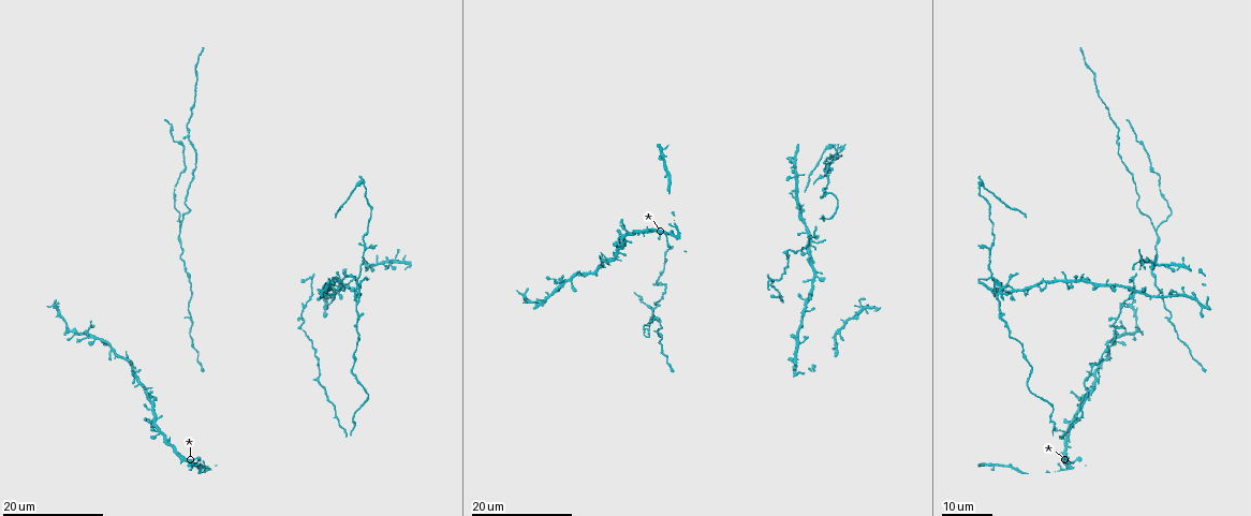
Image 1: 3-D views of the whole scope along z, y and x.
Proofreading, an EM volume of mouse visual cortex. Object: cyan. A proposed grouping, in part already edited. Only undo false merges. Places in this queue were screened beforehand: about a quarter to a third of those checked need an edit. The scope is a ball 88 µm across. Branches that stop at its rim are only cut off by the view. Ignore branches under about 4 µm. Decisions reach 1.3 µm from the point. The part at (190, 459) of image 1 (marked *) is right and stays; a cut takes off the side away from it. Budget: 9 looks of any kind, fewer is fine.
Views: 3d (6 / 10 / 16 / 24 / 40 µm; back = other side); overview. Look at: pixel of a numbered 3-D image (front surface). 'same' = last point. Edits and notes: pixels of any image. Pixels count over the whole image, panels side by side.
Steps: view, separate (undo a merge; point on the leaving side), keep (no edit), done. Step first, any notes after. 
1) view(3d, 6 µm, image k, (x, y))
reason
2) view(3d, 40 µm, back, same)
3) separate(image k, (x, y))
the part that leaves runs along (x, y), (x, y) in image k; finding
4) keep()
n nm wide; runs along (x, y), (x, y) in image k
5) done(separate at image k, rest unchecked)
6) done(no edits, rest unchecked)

view(3d, 24 µm, image 1, (180, 230))

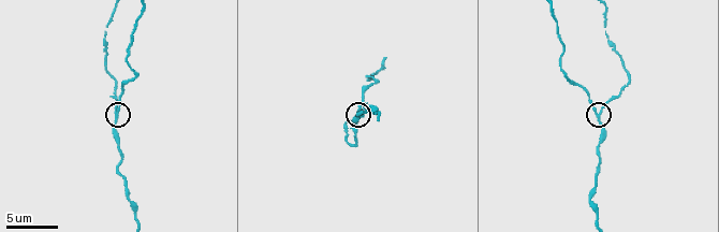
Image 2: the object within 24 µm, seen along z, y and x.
view(3d, 10 µm, image 2, (596, 113))
closer look

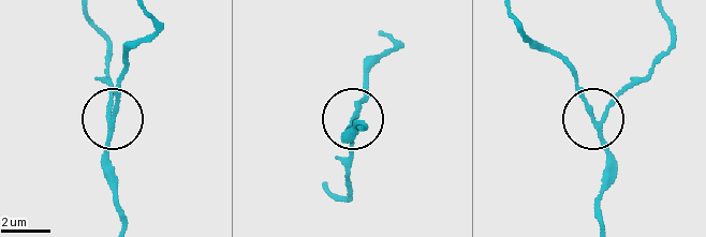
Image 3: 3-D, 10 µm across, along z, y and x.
keep()
160 nm wide; runs along (124, 218), (106, 157), (113, 78) in image 3; one neuron here

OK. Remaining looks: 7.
view(3d, 24 µm, image 1, (310, 280))
thick turns thin

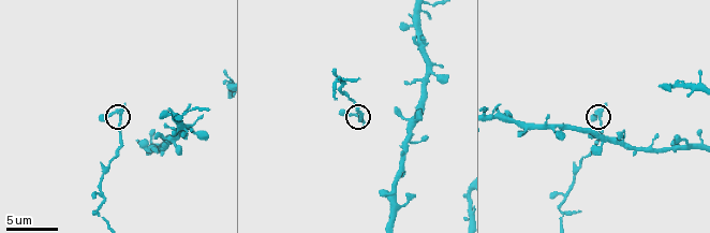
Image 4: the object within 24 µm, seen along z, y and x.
view(3d, 10 µm, image 4, (121, 113))
zoom in

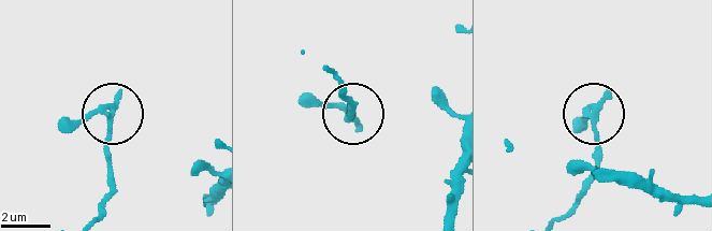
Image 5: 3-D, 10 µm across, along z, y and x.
keep()
220 nm wide; runs along (98, 214), (113, 183), (109, 117), (59, 121) in image 5; continuous, no second neuron

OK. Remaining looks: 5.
view(3d, 10 µm, image 4, (413, 127))
four arms meet

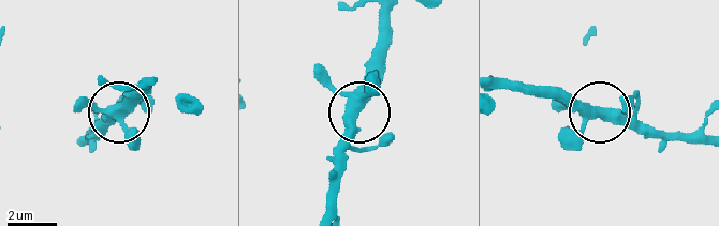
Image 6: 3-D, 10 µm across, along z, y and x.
view(3d, 6 µm, image 6, (354, 110))

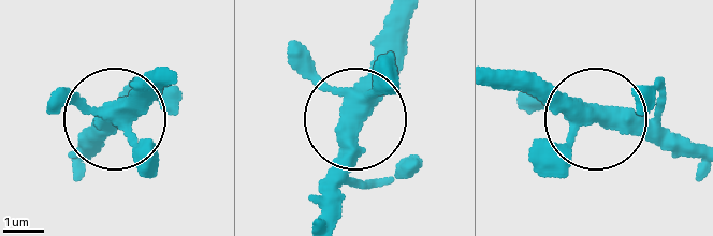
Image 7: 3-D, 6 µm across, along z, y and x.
keep()
420 nm wide; all the same neuron

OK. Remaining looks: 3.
view(3d, 24 µm, image 1, (357, 308))
a narrow waist

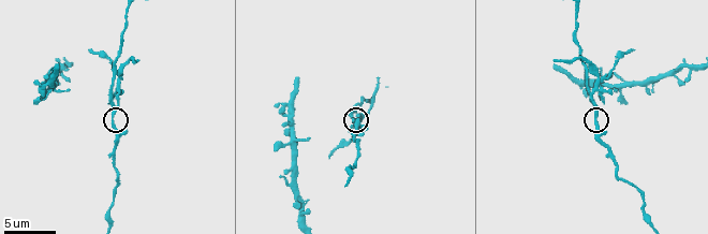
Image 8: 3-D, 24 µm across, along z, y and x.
view(3d, 10 µm, image 8, (111, 121))

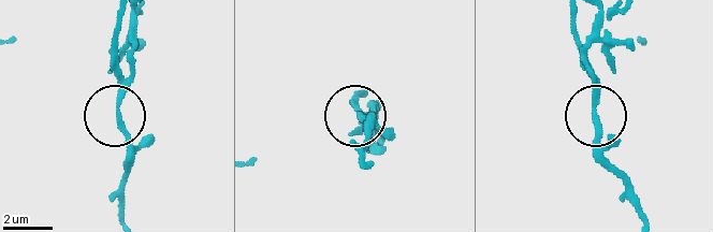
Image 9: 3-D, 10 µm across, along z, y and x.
separate(image 9, (130, 57))
230 nm wide; the part that leaves runs along (594, 90), (587, 43), (612, 16) in image 9; a second neuron is stuck on

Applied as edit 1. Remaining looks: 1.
done(separate at image 9, rest unchecked)

